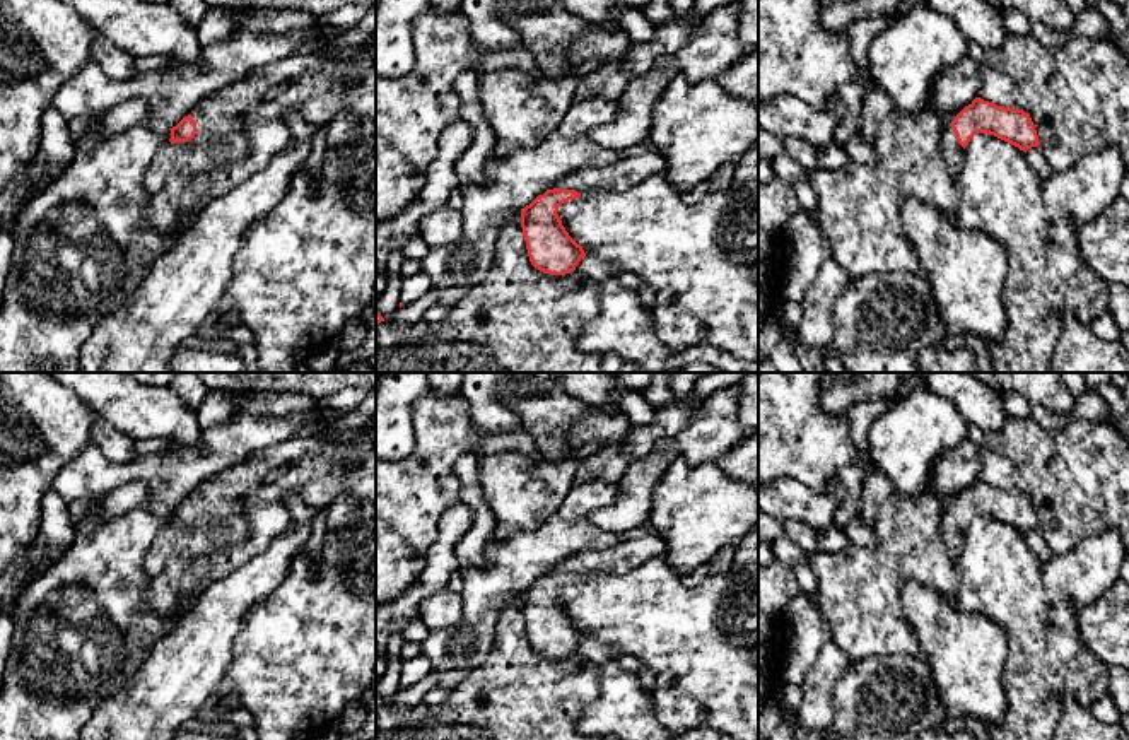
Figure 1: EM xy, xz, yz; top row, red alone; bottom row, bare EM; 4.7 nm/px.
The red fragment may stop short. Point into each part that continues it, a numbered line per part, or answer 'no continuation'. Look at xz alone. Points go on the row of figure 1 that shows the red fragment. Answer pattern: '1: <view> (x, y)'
1: xz (634, 166)

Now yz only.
1: yz (952, 151)

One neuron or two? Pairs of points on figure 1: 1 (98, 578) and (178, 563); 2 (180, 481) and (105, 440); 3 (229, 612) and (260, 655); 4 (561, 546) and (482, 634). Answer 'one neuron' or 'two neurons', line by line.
1: two neurons
2: two neurons
3: two neurons
4: one neuron

